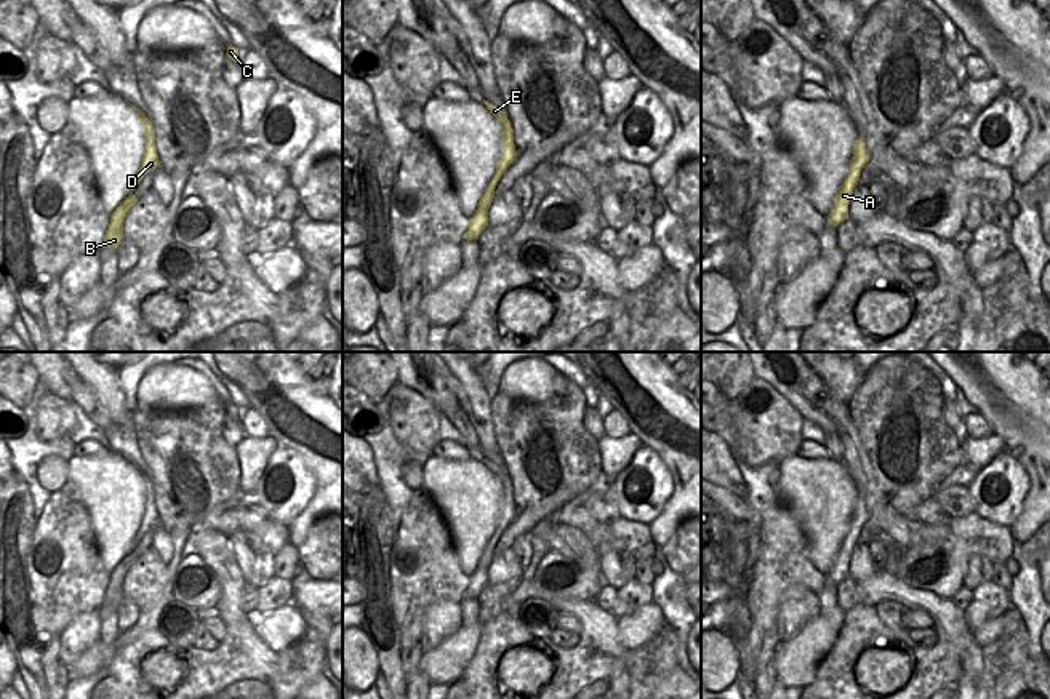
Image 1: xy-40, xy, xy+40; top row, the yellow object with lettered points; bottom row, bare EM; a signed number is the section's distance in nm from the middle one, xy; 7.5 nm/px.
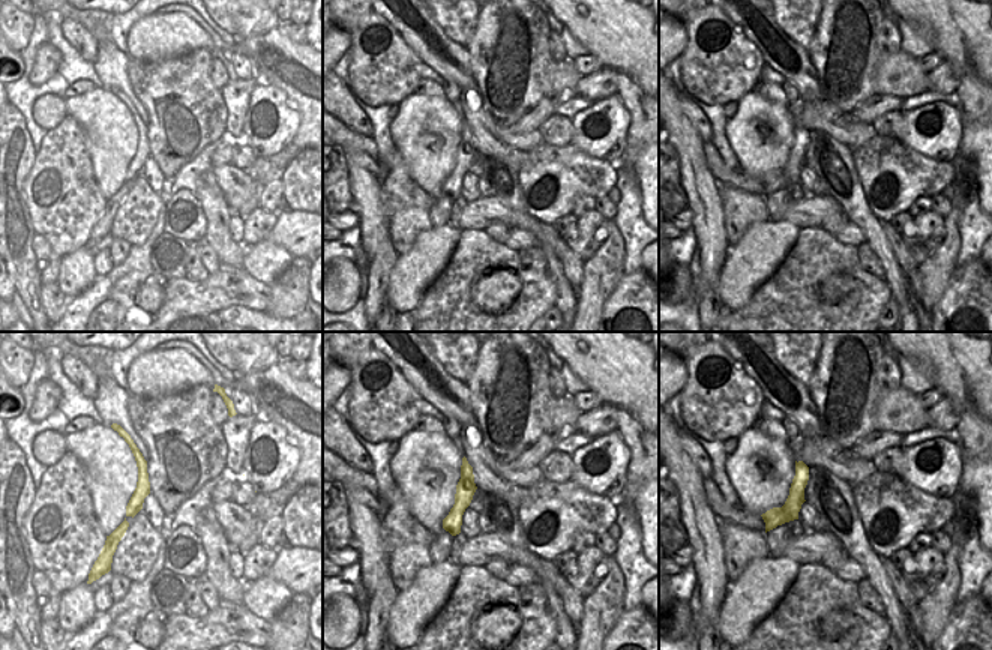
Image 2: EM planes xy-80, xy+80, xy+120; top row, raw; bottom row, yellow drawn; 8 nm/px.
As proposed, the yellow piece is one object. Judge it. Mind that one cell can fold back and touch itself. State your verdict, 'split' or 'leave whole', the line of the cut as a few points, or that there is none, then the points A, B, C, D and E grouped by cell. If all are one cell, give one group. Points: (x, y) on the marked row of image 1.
split; cut in xy along (485, 213), (479, 211), (472, 218); A C D E / B

